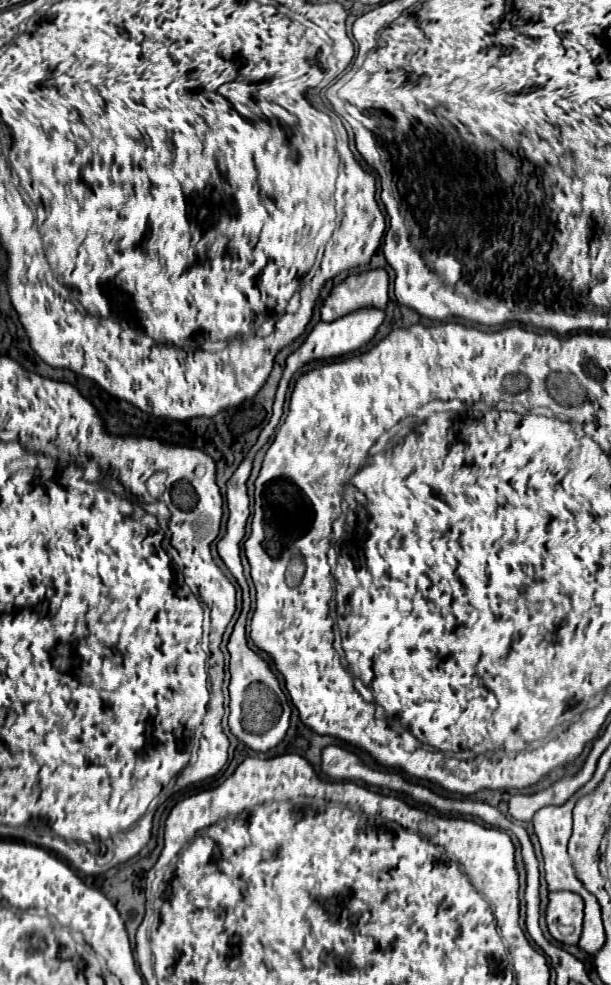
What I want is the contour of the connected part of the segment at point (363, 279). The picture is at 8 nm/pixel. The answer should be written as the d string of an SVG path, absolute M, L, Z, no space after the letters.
M370 270L358 276L350 276L338 284L324 300L322 320L334 322L340 316L362 308L380 308L388 304L388 274L386 270Z

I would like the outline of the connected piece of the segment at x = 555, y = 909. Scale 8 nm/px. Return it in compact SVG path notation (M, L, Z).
M550 892L546 924L550 936L562 944L578 944L582 934L582 898L570 892Z

